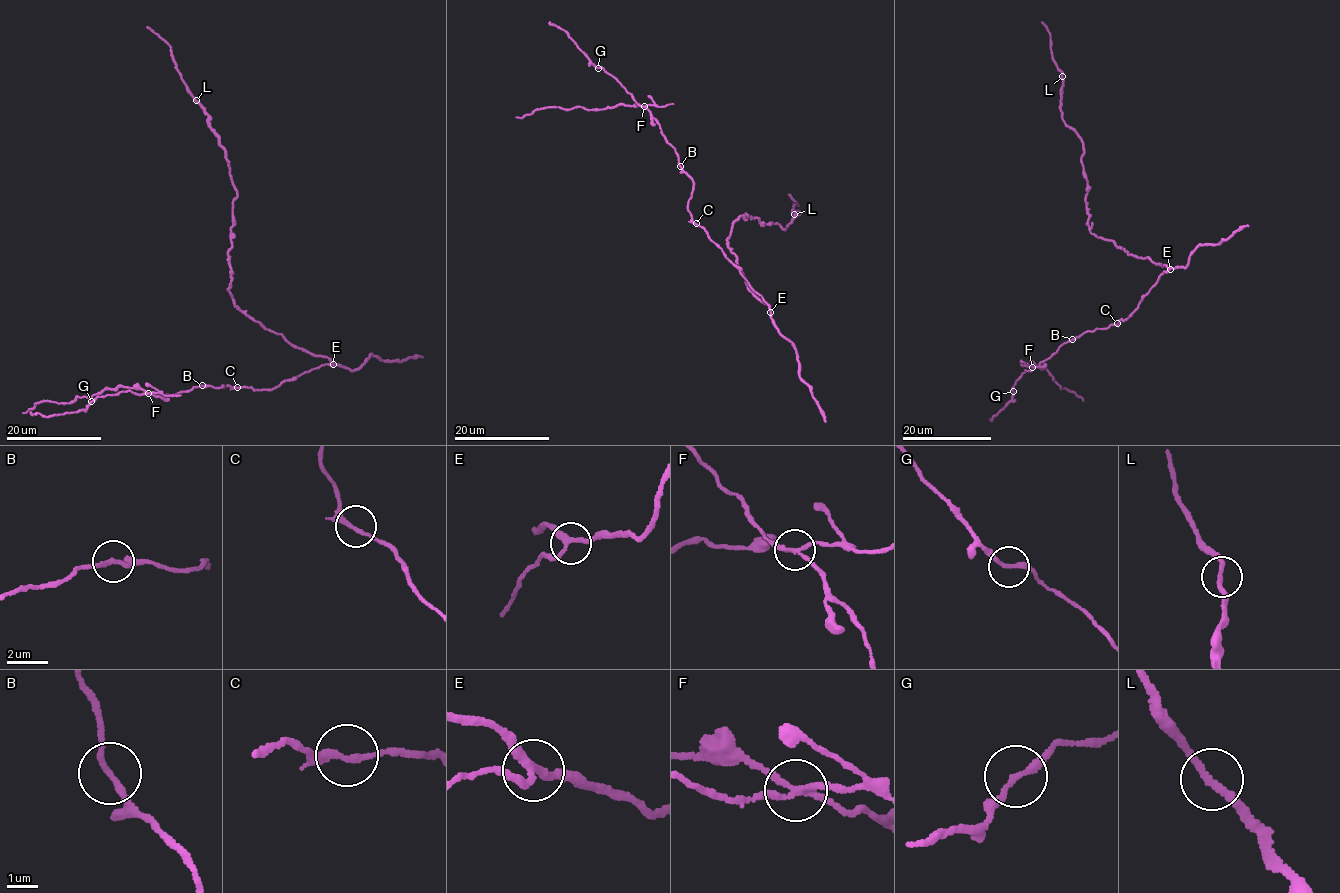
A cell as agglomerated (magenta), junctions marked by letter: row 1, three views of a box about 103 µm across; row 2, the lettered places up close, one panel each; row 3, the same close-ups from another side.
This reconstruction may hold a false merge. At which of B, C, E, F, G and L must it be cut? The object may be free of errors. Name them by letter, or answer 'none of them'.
F

